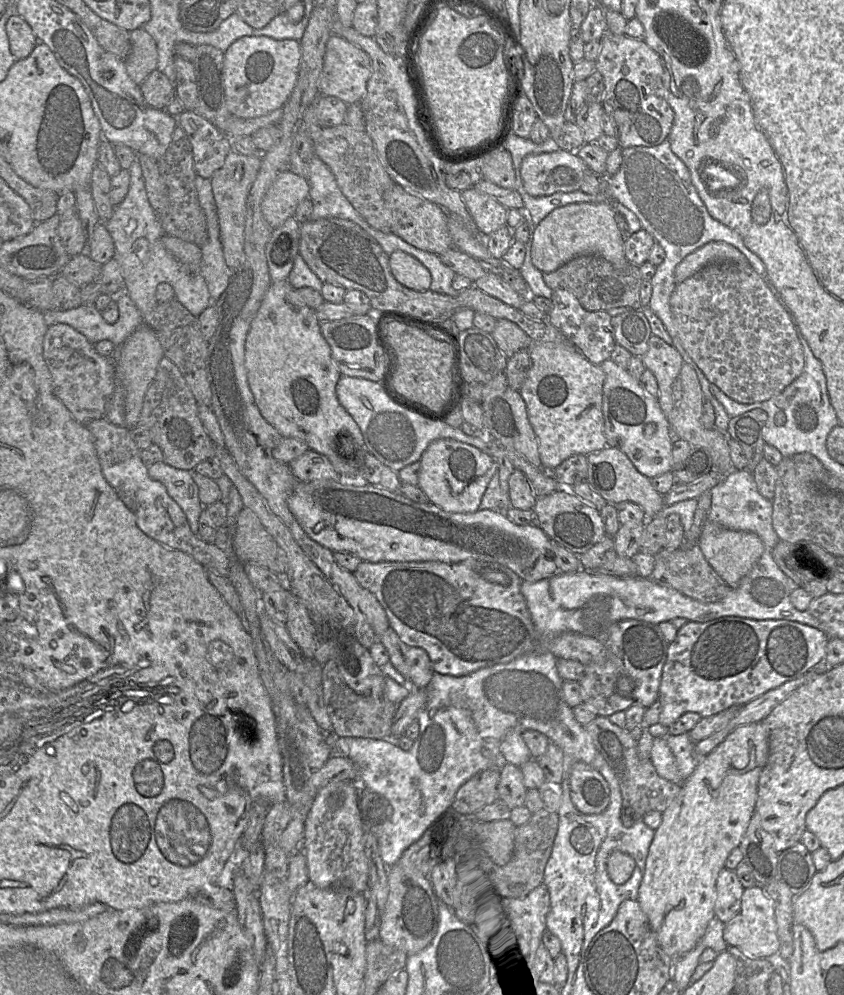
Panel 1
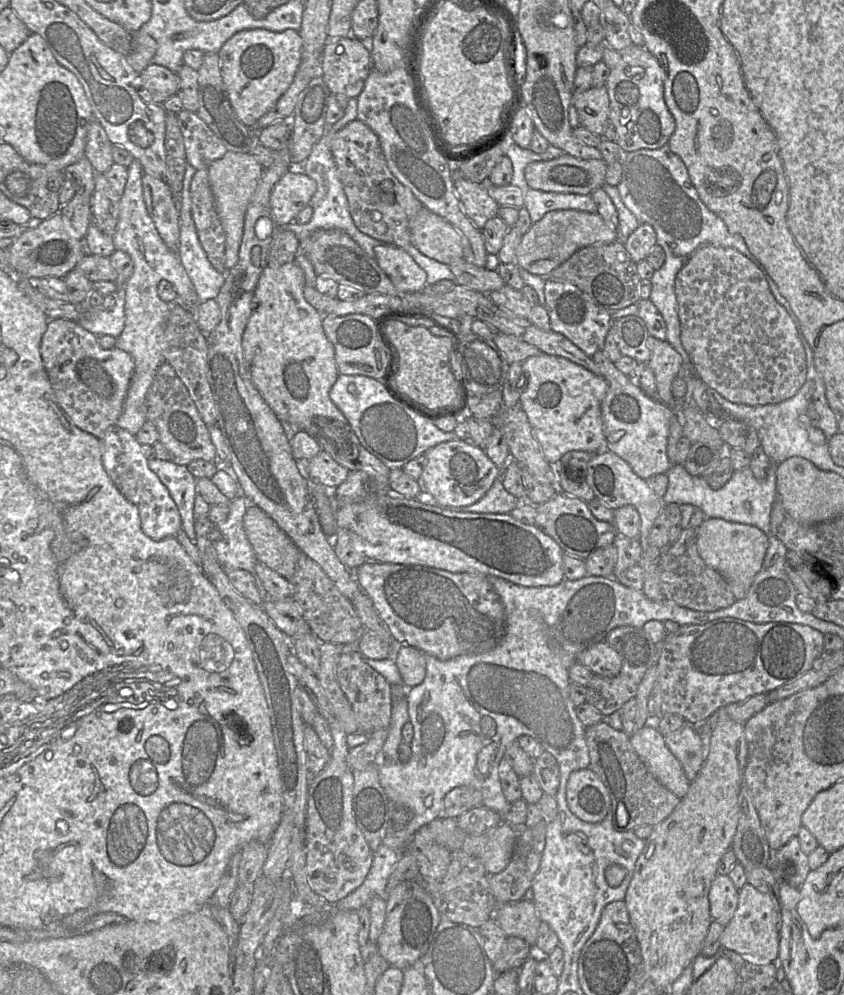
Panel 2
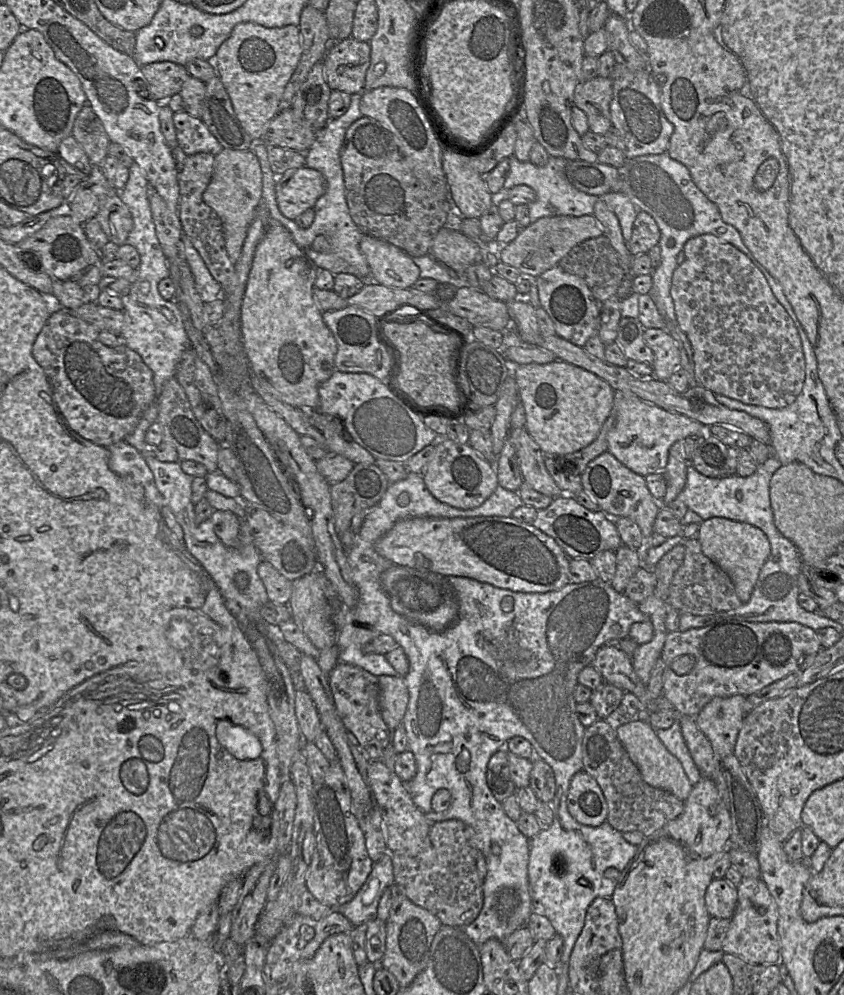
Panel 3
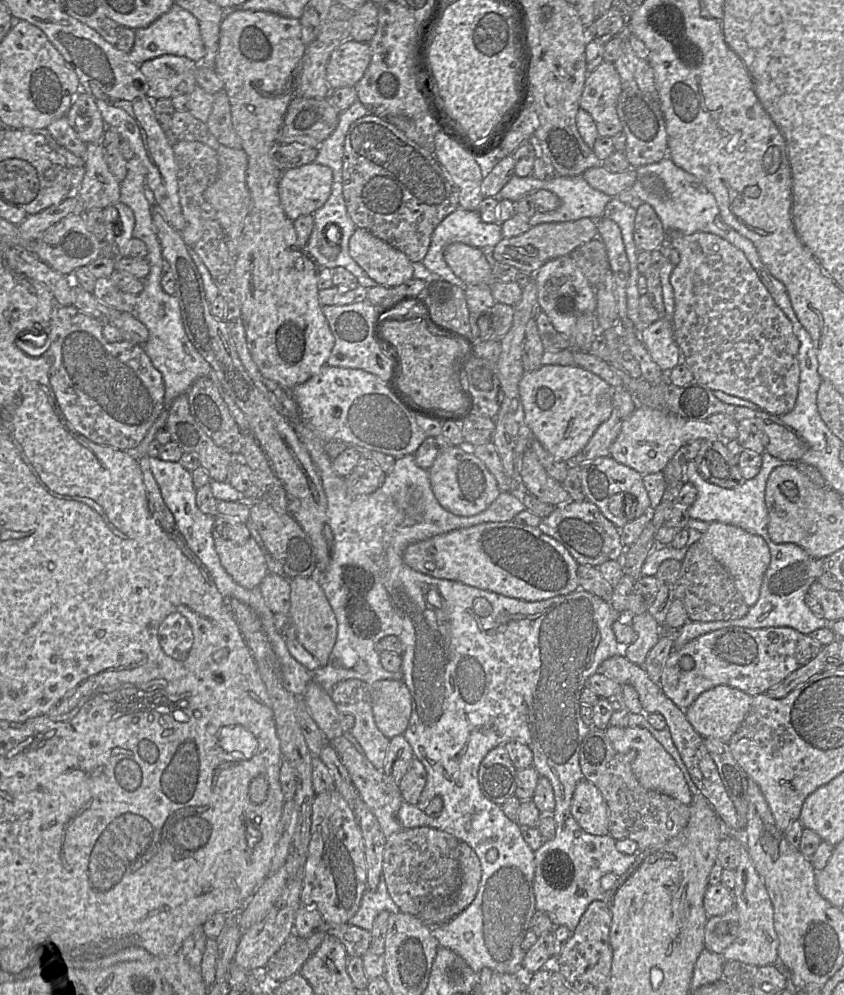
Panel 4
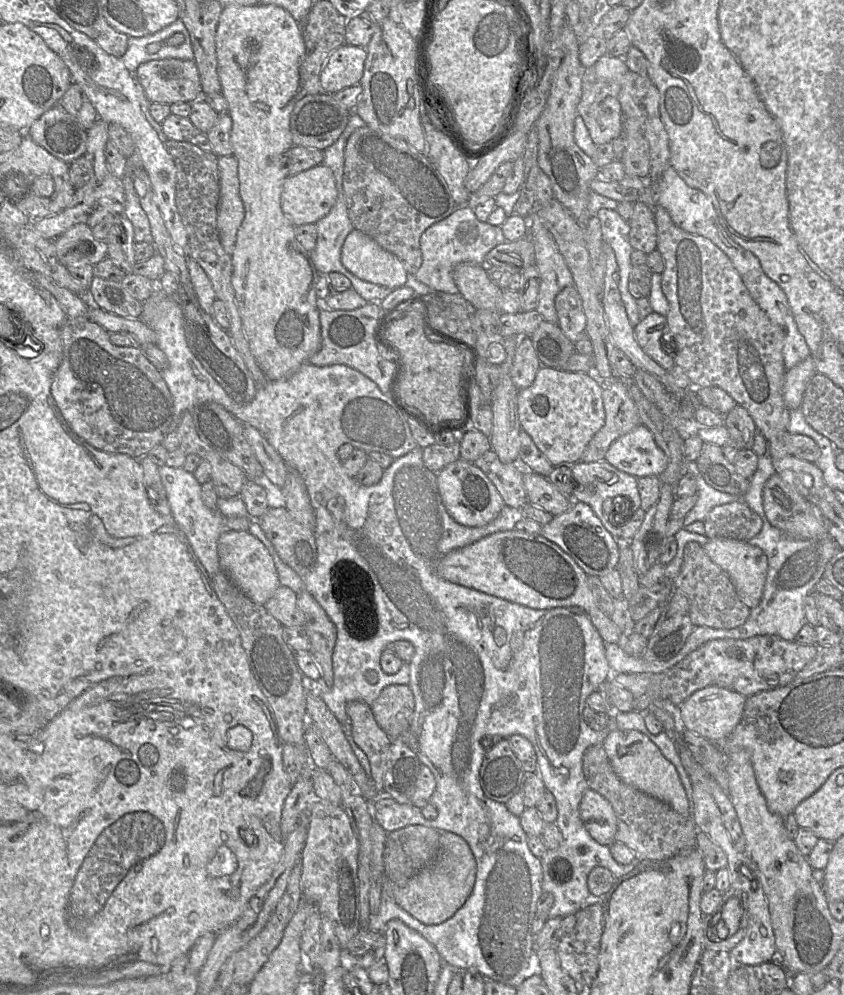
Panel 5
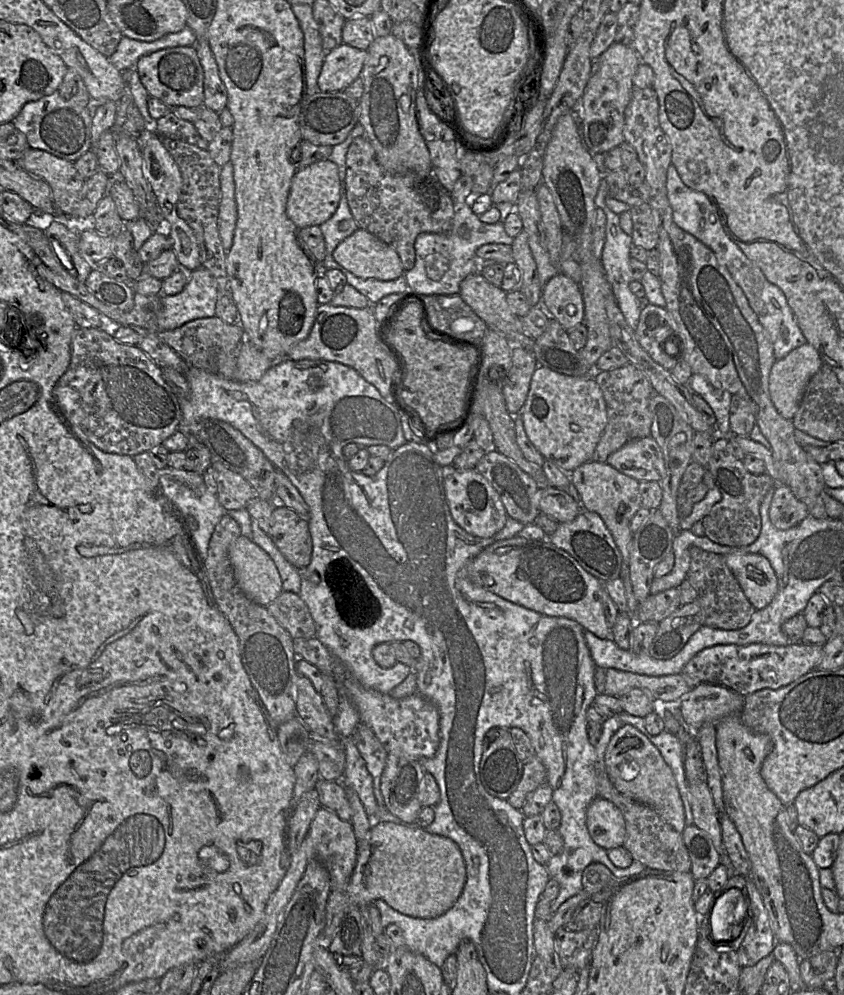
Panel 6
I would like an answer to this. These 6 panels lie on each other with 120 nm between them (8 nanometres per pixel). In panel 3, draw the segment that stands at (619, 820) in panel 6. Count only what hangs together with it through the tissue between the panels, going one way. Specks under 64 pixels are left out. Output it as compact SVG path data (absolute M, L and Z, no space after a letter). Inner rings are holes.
M584 770L577 772L570 781L567 808L582 825L598 827L607 821L608 807L603 792Z

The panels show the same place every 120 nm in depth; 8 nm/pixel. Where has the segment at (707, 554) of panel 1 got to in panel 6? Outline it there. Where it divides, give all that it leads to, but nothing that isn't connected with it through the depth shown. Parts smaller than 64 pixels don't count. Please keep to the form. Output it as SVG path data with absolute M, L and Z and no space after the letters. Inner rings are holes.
M732 553L724 560L755 610L765 608L778 590L778 580L769 560L754 553Z

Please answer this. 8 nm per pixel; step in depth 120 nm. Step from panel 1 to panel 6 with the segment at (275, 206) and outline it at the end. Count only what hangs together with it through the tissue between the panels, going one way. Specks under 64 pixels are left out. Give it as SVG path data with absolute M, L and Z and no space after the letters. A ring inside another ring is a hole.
M331 160L317 161L299 168L292 179L286 205L288 218L299 228L320 226L336 211L340 201L340 179L337 165Z

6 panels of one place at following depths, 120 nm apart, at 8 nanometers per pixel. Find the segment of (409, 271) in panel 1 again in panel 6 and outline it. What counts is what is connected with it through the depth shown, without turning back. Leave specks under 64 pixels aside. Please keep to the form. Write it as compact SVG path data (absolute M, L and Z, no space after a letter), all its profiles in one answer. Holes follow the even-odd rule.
M362 228L345 238L333 251L333 257L361 279L391 281L406 272L396 250Z

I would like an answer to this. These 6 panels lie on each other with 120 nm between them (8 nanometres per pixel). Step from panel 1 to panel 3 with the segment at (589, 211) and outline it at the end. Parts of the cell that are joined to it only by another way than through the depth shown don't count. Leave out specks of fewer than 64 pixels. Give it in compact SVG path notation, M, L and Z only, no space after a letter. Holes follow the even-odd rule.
M593 215L542 217L525 227L513 241L502 248L500 261L517 268L521 273L538 277L557 266L576 245L601 235L603 230Z

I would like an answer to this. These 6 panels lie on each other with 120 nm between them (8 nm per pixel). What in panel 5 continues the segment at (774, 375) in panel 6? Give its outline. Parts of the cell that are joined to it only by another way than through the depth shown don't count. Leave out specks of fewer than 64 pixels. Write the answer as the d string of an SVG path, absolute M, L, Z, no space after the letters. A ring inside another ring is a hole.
M811 356L786 371L783 399L790 411L801 407L806 388L816 373L818 372Z

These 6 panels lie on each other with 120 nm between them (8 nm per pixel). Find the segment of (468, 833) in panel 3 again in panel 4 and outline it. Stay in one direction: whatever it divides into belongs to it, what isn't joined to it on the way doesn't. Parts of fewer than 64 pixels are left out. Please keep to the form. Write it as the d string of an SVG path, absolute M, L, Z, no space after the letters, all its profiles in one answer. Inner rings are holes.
M430 827L402 829L386 838L382 877L401 912L418 916L427 903L455 897L462 882L459 842L455 836Z

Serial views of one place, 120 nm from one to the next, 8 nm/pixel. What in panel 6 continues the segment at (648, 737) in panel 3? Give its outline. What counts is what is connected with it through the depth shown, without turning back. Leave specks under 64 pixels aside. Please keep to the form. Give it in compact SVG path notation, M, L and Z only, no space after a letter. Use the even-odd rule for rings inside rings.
M624 725L611 737L604 756L605 771L622 795L653 808L677 832L685 825L684 805L671 768L657 747L638 729Z

